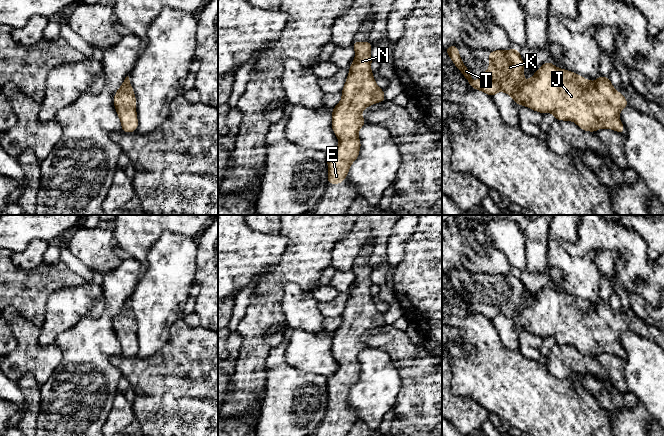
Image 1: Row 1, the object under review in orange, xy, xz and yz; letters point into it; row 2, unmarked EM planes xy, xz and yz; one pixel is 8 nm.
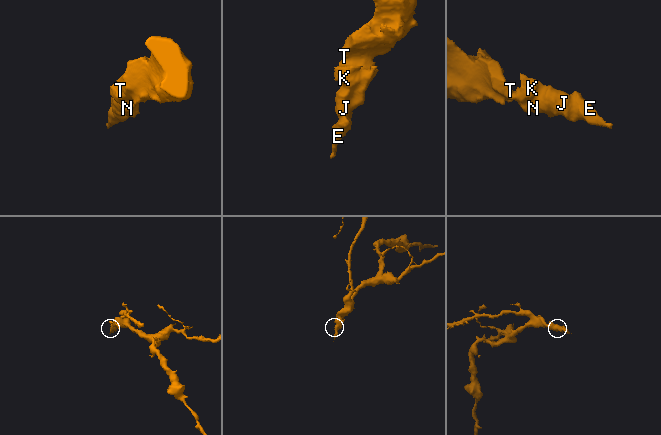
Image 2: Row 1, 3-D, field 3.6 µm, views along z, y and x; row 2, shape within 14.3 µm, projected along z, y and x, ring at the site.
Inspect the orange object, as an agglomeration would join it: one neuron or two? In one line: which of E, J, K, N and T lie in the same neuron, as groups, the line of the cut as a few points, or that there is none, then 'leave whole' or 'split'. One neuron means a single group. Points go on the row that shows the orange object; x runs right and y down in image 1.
E J K N T | no cut | leave whole

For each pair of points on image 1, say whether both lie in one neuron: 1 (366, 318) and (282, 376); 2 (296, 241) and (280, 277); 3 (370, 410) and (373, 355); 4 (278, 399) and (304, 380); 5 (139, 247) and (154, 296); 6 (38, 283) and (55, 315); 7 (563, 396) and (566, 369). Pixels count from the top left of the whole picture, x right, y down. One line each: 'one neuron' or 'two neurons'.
1: two neurons
2: one neuron
3: one neuron
4: one neuron
5: two neurons
6: two neurons
7: two neurons

